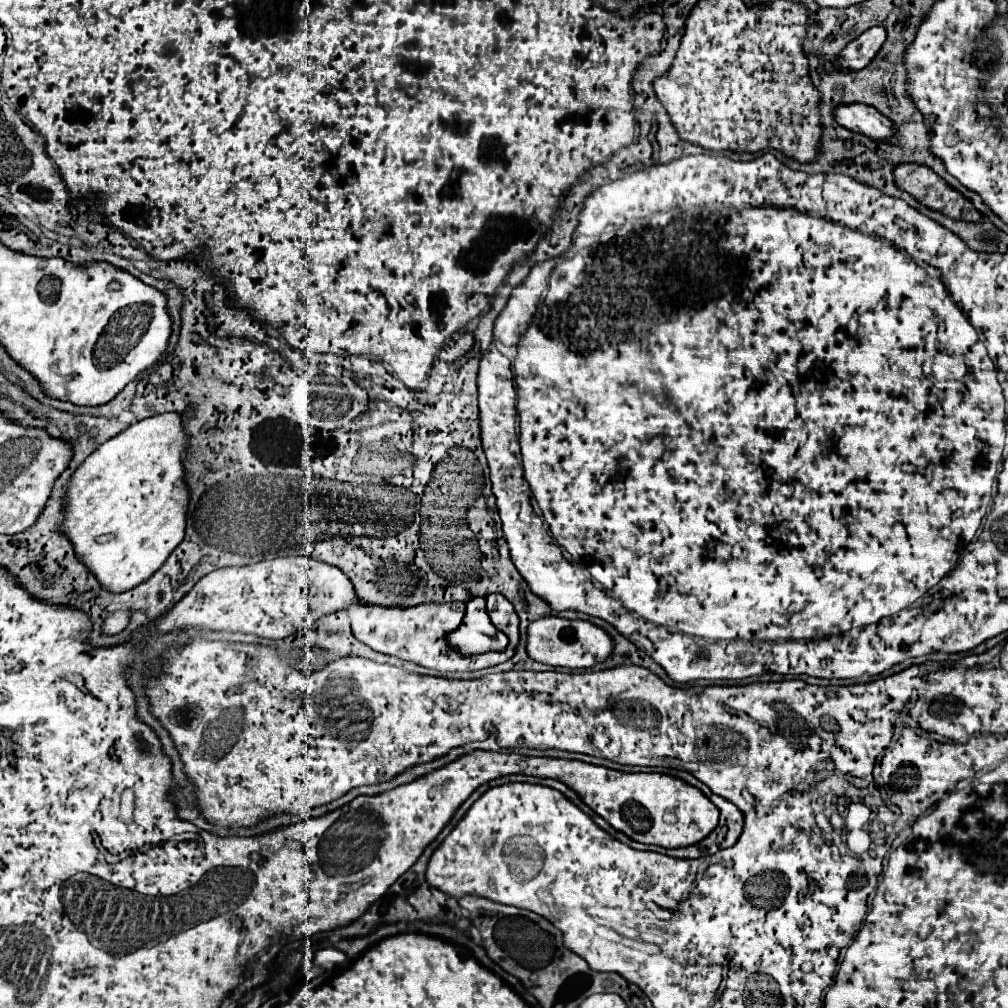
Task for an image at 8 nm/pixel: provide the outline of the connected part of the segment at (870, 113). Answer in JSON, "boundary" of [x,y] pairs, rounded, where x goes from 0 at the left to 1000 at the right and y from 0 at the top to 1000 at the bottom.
{"boundary":[[[857,102],[831,104],[827,118],[831,124],[865,138],[883,138],[887,134],[887,122]]]}

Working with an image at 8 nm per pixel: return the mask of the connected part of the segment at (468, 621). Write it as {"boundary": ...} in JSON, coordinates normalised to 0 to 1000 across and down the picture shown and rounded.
{"boundary":[[[470,592],[462,598],[462,614],[446,630],[446,638],[456,644],[460,650],[480,648],[480,646],[498,646],[504,636],[500,628],[494,628],[482,610],[482,598],[478,592]]]}

